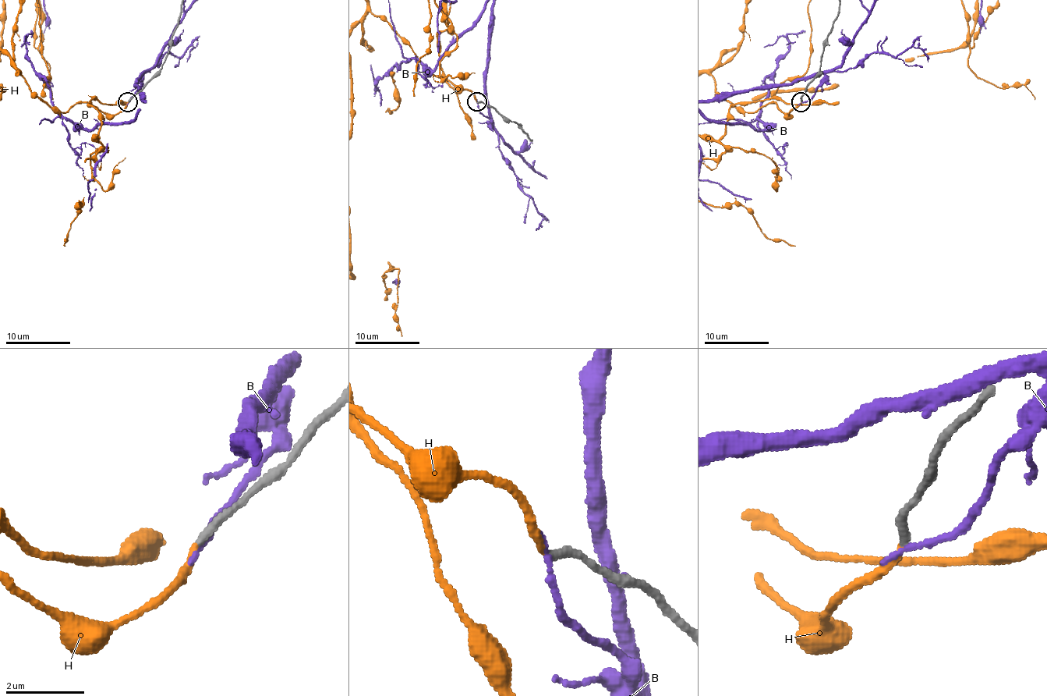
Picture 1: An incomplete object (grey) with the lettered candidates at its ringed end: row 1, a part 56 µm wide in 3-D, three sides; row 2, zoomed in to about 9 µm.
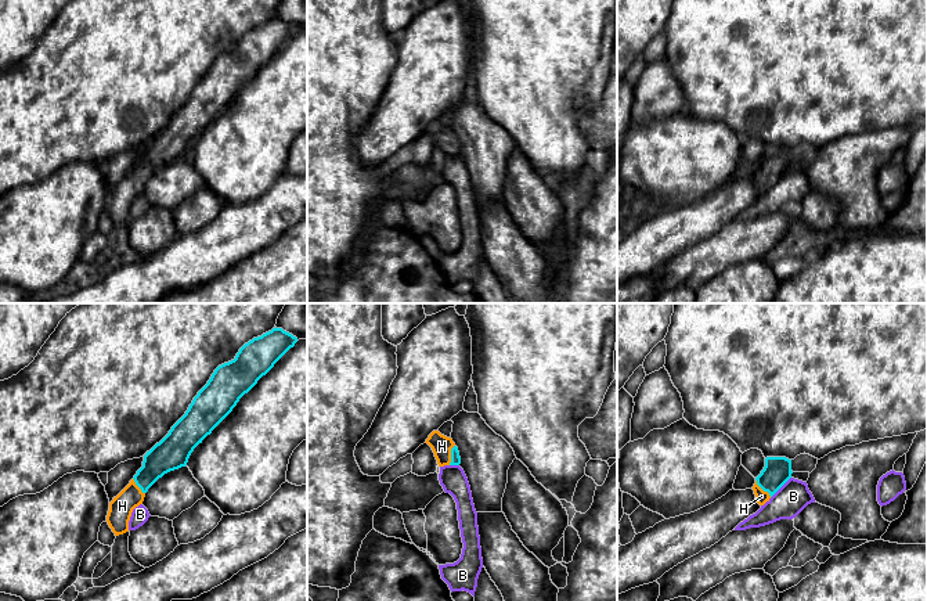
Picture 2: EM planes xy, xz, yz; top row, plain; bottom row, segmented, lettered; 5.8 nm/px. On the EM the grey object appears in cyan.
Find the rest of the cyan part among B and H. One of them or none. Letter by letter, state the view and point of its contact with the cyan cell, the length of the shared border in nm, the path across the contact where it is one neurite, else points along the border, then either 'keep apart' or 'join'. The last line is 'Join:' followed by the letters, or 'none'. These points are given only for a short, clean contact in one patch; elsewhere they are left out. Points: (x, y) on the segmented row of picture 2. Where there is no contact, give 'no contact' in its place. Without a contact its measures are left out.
B: yz (781, 486) | 170 nm | along yz (790, 477), (771, 497) | keep apart
H: xz (451, 454) | 120 nm | across xz (455, 460), (451, 454), (442, 446) | join
Join: H

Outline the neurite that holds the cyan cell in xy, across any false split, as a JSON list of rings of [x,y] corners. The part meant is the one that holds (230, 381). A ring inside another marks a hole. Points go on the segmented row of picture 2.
[[[275,327],[245,343],[234,360],[214,370],[185,414],[147,451],[143,467],[109,503],[107,522],[115,536],[129,532],[131,512],[143,504],[148,489],[165,474],[185,467],[194,449],[296,342],[296,337]]]

